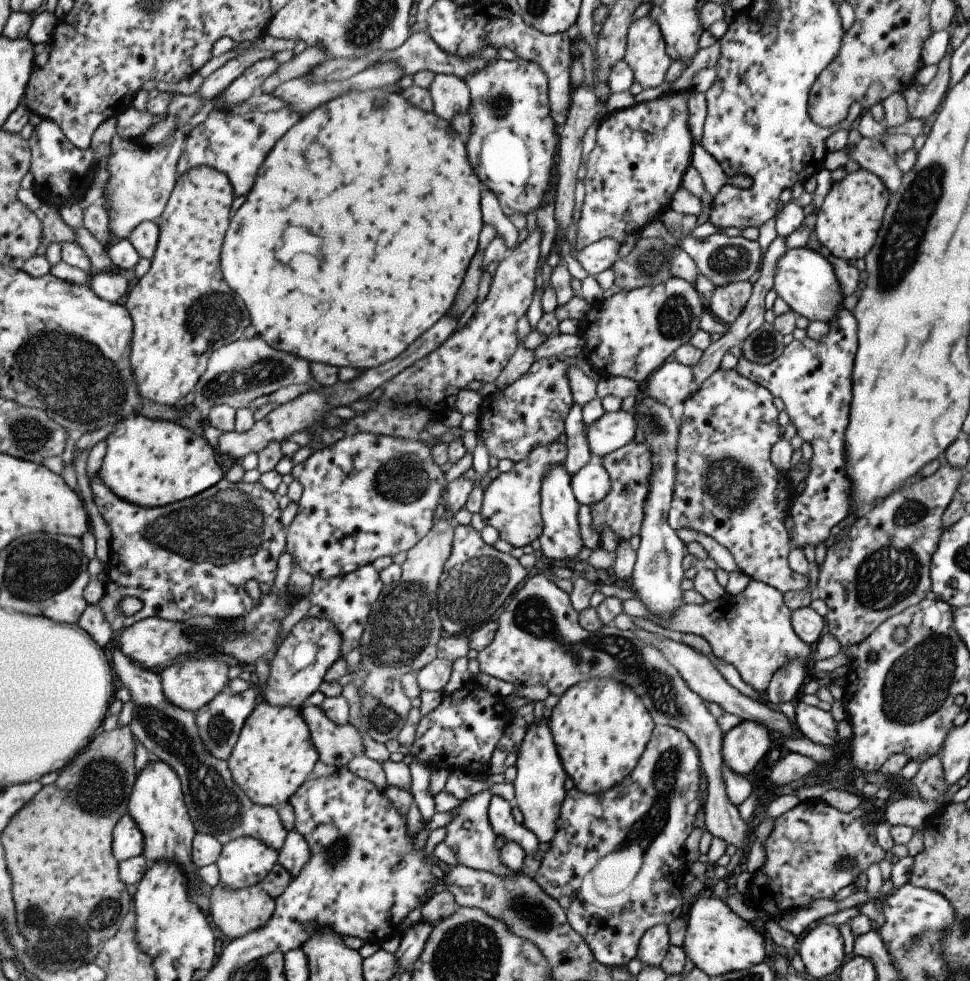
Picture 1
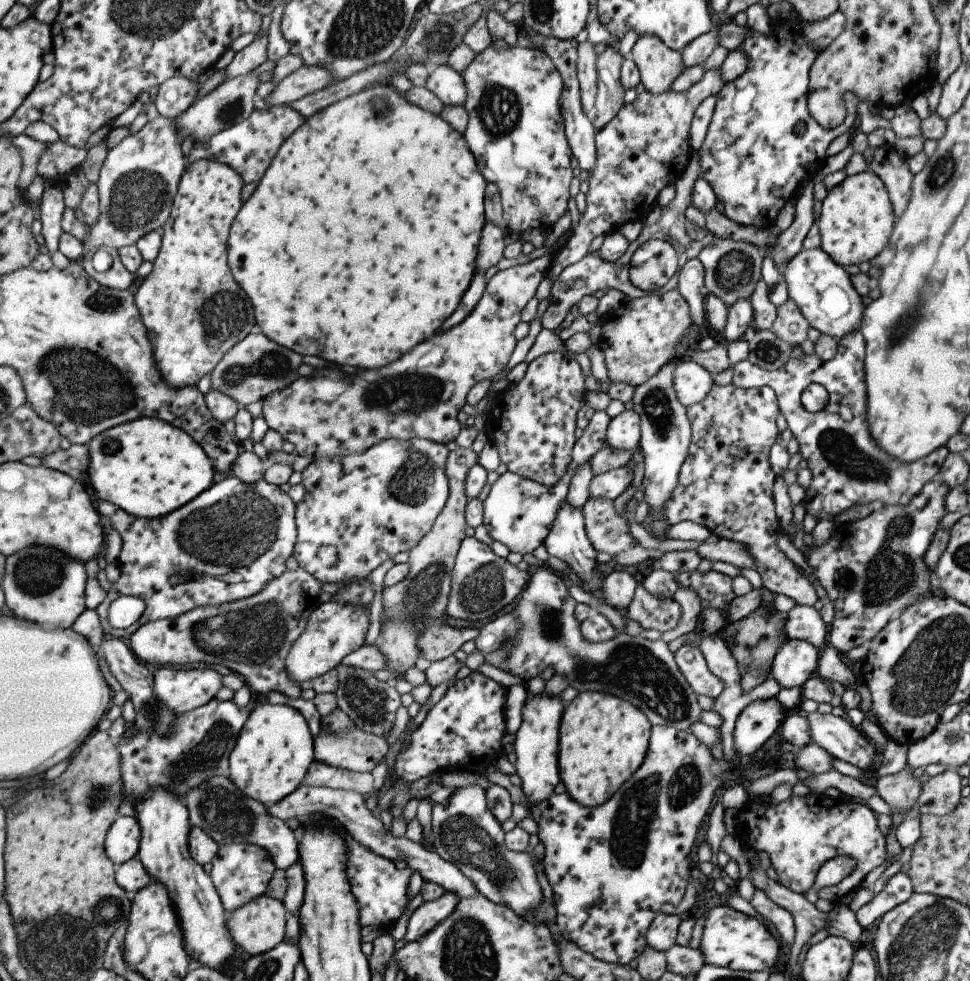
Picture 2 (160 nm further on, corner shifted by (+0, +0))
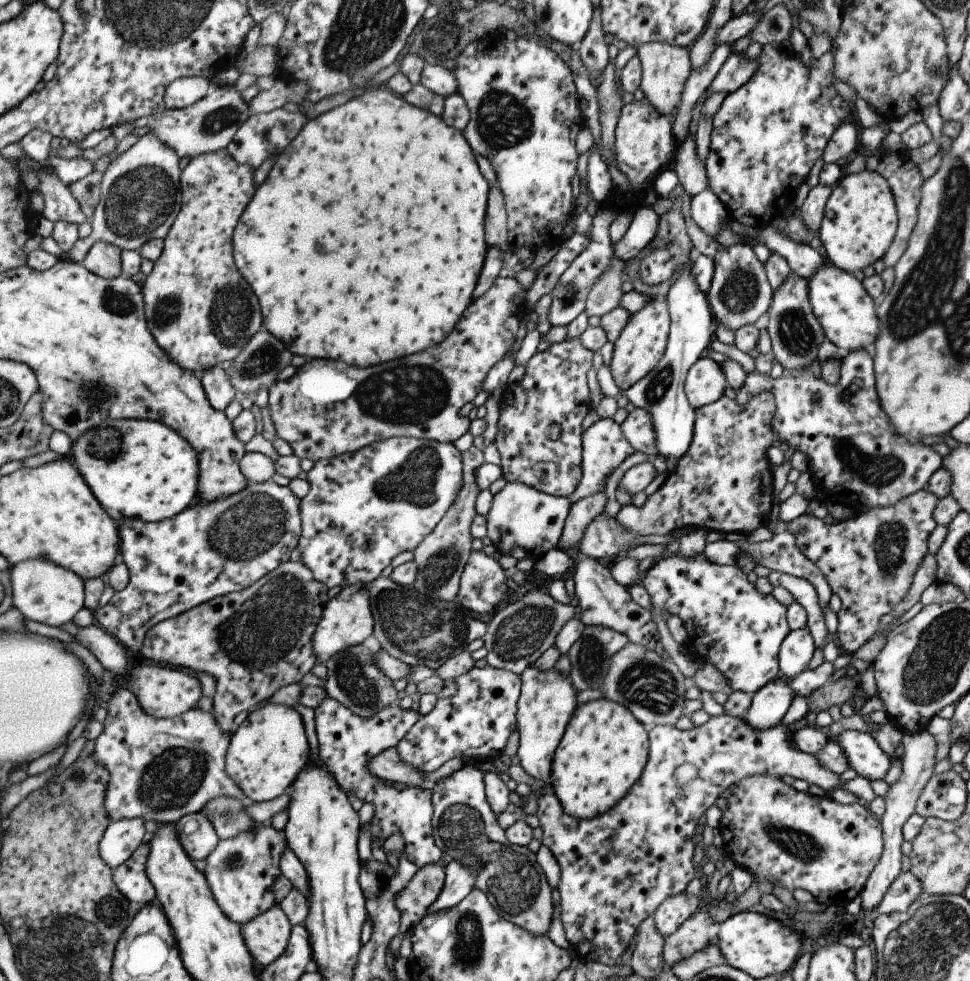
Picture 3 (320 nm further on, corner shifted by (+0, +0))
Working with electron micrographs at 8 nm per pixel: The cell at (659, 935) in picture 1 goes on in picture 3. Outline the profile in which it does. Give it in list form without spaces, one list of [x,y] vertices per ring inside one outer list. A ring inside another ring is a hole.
[[[685,892],[665,898],[652,915],[655,930],[662,938],[673,934],[697,910],[697,906],[699,906],[699,898],[687,896]]]

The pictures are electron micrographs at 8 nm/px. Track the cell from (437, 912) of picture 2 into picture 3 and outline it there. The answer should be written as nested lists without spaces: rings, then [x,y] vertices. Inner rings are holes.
[[[451,860],[444,867],[444,884],[435,902],[425,908],[424,916],[453,908],[473,889],[473,874],[457,860]]]

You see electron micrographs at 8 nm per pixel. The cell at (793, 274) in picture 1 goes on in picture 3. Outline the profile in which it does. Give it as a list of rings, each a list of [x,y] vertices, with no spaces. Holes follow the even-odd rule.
[[[825,261],[805,280],[807,280],[807,300],[813,316],[821,326],[824,338],[845,353],[856,352],[857,348],[871,350],[877,338],[879,320],[873,299],[865,292],[861,282],[856,280],[851,272],[847,273],[831,264],[825,264]]]

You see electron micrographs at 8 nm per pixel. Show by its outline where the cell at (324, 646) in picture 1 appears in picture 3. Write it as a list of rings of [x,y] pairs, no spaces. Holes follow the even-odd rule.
[[[361,584],[343,587],[339,594],[328,600],[321,610],[321,616],[315,624],[315,632],[311,636],[311,652],[315,663],[324,664],[337,652],[349,646],[362,644],[372,634],[372,615],[367,602],[367,592]]]

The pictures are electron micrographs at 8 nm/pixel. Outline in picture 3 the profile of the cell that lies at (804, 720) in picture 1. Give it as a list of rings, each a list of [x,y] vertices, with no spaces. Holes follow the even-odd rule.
[[[842,730],[838,735],[826,731],[829,741],[837,742],[847,758],[847,766],[863,779],[880,780],[887,772],[890,762],[879,749],[871,734],[857,730]]]

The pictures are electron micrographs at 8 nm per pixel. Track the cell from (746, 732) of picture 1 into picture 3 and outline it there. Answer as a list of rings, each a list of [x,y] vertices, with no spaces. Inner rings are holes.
[[[780,676],[752,695],[750,706],[742,717],[747,728],[751,726],[751,730],[757,732],[780,725],[794,694],[794,691],[785,684],[788,681]]]

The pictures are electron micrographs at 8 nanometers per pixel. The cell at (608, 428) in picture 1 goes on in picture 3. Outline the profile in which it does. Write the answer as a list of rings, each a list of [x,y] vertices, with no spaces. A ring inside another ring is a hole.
[[[635,407],[627,414],[625,421],[619,424],[622,438],[633,451],[639,451],[652,459],[656,456],[655,434],[651,426],[651,416],[645,408]]]

